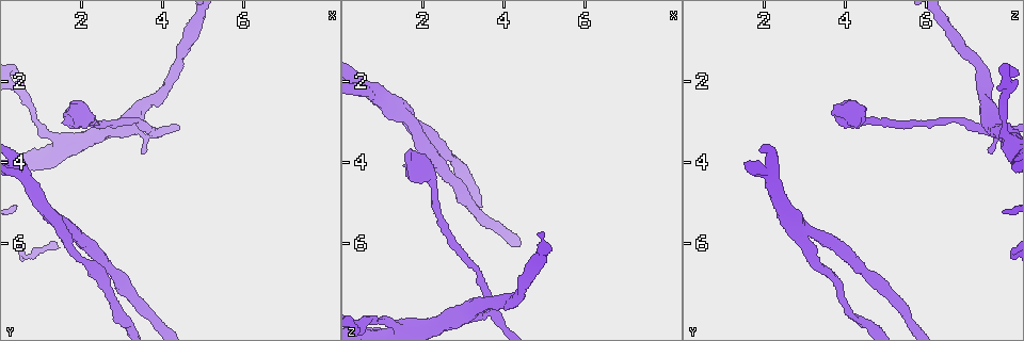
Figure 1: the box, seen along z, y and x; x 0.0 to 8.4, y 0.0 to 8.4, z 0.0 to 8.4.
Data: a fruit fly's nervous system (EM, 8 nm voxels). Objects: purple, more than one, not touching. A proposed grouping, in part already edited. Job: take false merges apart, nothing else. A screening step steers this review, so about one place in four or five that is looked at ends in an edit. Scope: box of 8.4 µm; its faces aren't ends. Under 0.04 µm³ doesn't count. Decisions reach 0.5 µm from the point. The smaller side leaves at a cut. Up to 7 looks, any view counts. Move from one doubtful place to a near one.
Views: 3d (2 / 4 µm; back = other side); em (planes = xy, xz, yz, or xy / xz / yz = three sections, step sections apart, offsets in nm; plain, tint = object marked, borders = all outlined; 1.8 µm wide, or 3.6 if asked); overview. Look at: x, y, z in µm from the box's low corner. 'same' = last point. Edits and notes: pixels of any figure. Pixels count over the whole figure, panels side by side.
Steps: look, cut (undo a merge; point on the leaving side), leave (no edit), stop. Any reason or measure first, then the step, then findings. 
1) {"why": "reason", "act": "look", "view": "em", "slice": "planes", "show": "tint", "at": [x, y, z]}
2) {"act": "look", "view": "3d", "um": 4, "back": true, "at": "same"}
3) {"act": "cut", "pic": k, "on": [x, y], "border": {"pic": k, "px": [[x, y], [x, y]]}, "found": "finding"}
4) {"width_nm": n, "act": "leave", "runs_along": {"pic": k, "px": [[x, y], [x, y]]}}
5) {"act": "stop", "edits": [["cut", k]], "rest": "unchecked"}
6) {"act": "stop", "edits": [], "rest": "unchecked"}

{"why": "sudden change in width", "act": "look", "view": "em", "um": 3.6, "slice": "planes", "show": "tint", "at": [2.20, 3.00, 4.35]}

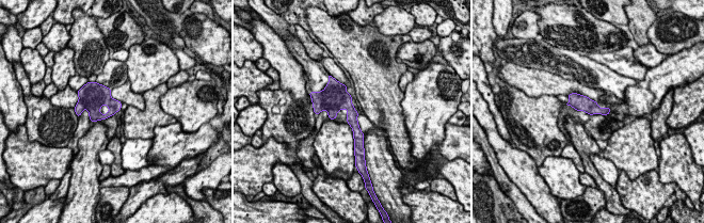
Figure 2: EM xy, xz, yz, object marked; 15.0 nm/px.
{"width_nm": 190, "act": "leave", "found": "one neuron here"}

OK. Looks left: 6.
{"act": "look", "view": "3d", "um": 4, "back": true, "at": [1.65, 5.60, 2.90]}

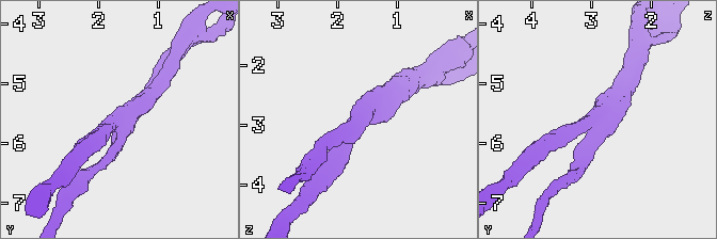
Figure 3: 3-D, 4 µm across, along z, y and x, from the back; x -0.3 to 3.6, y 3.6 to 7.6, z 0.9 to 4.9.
{"arms": 3, "arm_widths_nm": [220, 280, 340], "act": "look", "view": "em", "slice": "planes", "show": "borders", "at": [1.65, 5.60, 2.95]}

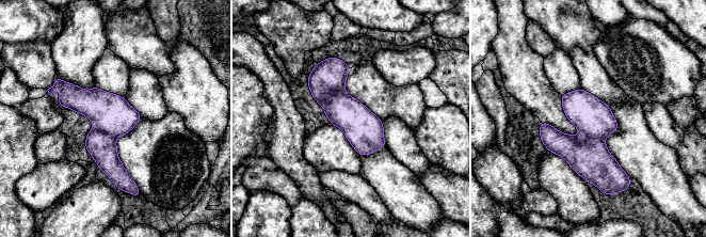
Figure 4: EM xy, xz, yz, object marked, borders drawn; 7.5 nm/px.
{"act": "cut", "pic": 4, "on": [327, 77], "border": {"pic": 4, "px": [[345, 90], [333, 93], [320, 104]]}, "found": "two neurons meet here"}

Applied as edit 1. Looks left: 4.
{"why": "calibre changes", "act": "look", "view": "em", "slice": "yz", "step": 8, "show": "tint", "at": [3.25, 3.20, 7.70]}

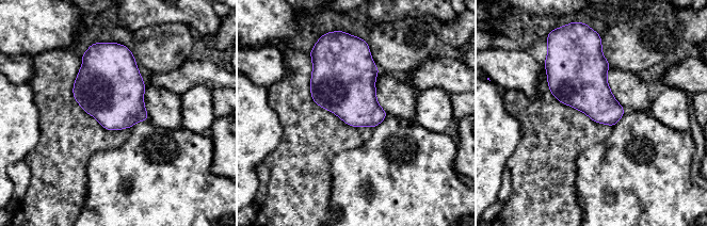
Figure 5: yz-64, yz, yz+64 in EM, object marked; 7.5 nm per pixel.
{"act": "look", "view": "em", "slice": "planes", "show": "tint", "at": "same"}

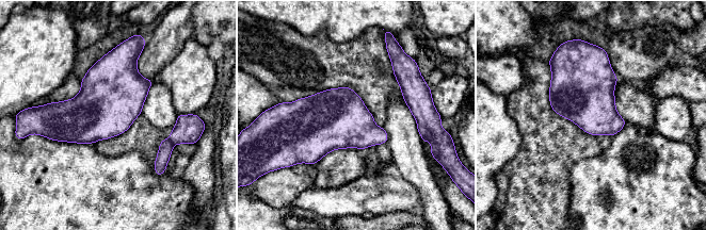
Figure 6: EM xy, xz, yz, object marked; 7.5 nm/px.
{"width_nm": 400, "act": "cut", "pic": 6, "on": [189, 128], "border": {"pic": 6, "px": [[169, 140], [173, 144]]}, "found": "two neurons meet here"}

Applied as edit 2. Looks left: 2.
{"act": "stop", "edits": [["cut", 4], ["cut", 6]], "rest": "unchecked"}

